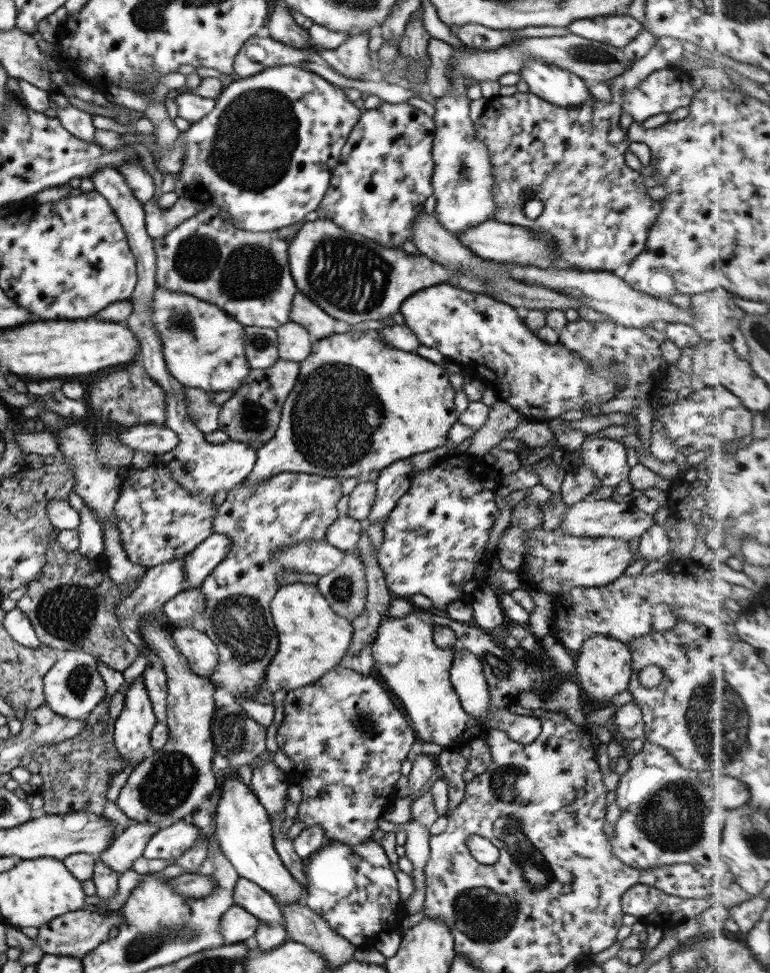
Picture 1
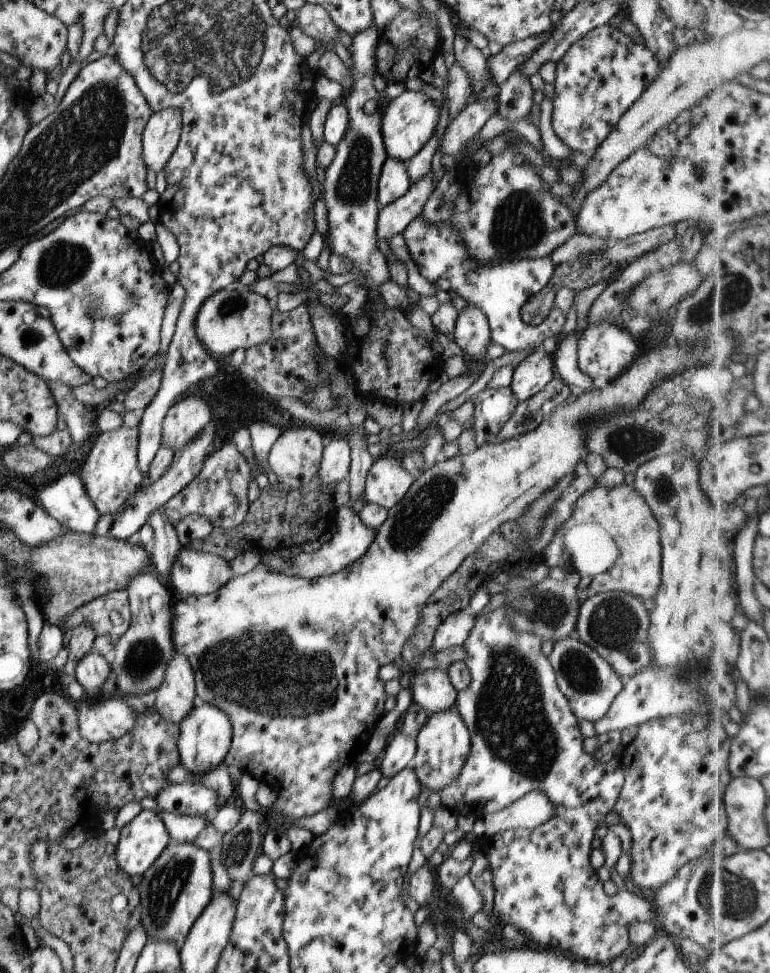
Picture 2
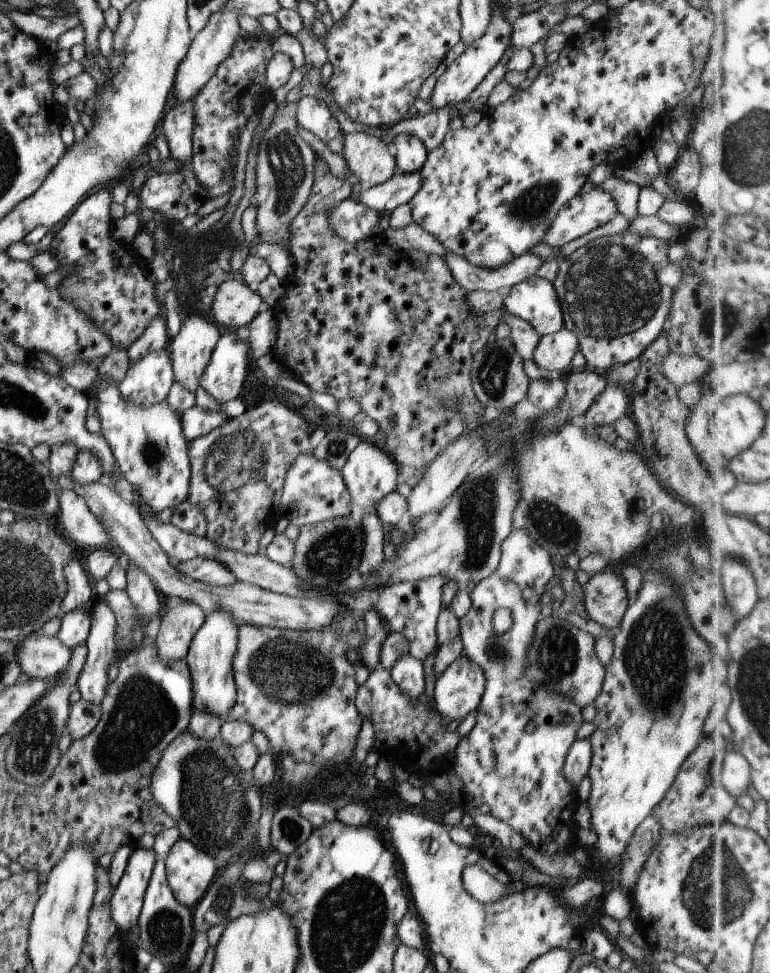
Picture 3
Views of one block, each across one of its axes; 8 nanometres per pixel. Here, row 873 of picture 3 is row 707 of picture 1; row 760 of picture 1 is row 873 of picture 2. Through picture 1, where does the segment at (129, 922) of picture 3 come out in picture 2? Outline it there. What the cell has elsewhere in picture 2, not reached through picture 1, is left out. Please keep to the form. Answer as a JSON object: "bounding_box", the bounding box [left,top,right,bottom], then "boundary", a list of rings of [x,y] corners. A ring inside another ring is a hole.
{"bounding_box":[116,808,173,876],"boundary":[[[142,808],[135,818],[121,829],[116,849],[116,860],[119,868],[131,876],[144,874],[146,869],[157,860],[160,853],[173,841],[173,837],[165,829],[162,817],[152,809]]]}

